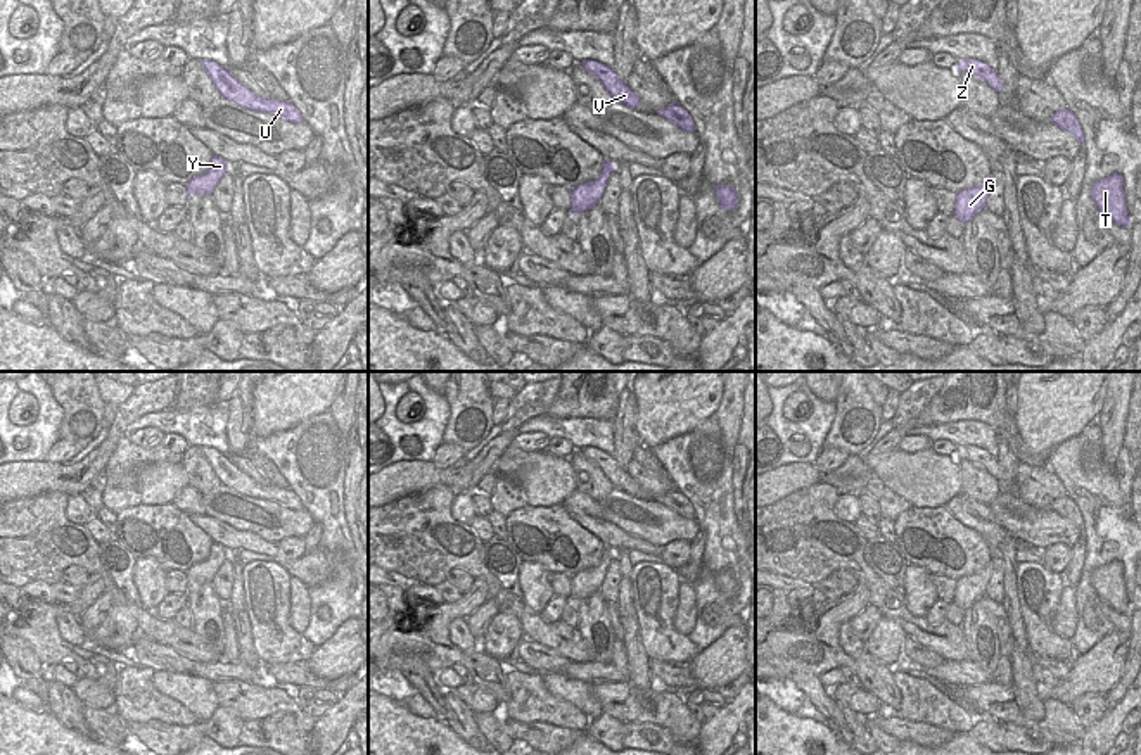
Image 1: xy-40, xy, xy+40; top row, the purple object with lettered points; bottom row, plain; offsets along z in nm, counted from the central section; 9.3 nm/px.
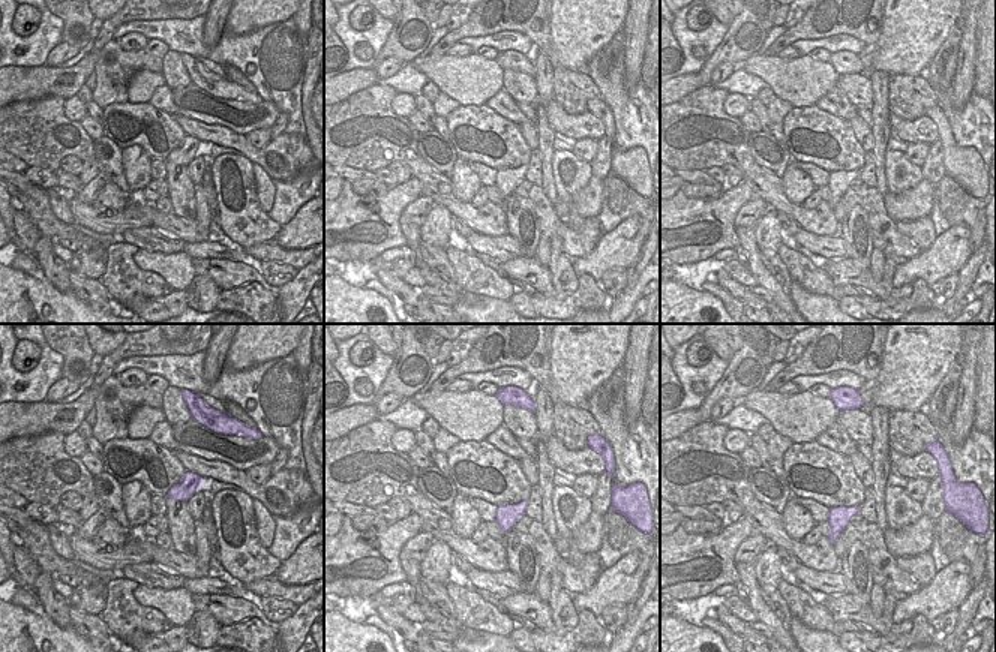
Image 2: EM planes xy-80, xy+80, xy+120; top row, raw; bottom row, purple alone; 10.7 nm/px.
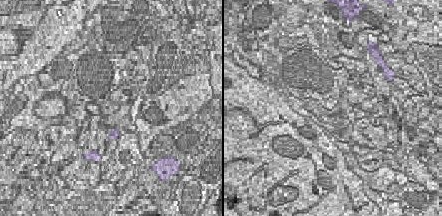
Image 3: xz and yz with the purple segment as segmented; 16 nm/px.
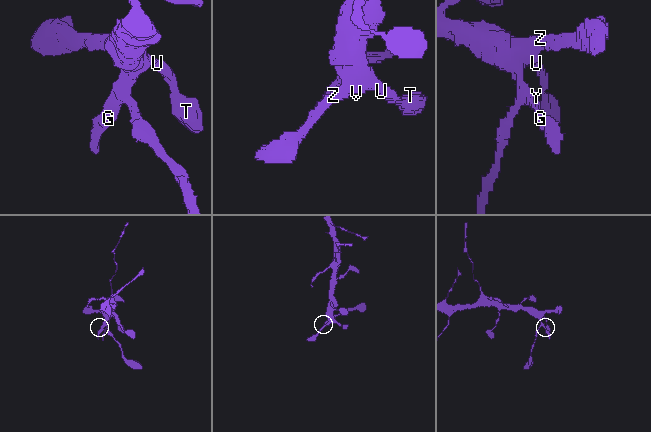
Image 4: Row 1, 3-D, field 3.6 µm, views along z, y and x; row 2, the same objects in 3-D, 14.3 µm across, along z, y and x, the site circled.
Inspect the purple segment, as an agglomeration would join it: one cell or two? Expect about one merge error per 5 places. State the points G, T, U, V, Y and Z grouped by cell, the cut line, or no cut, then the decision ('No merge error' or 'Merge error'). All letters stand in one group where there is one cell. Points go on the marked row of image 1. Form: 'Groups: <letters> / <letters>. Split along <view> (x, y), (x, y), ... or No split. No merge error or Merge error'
Groups: G T U V Y Z. No split. No merge error

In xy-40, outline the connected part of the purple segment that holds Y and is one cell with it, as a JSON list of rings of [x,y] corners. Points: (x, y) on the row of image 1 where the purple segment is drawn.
[[[213,155],[209,169],[204,174],[195,176],[187,183],[187,197],[190,194],[211,195],[220,180],[223,178],[223,174],[226,173],[226,169],[228,162],[218,155]]]

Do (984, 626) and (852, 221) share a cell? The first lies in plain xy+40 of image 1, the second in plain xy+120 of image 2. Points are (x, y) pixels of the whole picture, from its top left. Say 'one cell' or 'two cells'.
one cell

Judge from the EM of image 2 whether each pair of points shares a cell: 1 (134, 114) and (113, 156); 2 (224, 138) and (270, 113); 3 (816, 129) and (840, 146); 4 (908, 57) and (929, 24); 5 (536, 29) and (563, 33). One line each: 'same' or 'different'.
1: different
2: different
3: same
4: same
5: different

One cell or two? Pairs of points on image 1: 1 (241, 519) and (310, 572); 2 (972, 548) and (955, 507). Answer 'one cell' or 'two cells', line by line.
1: two cells
2: two cells

